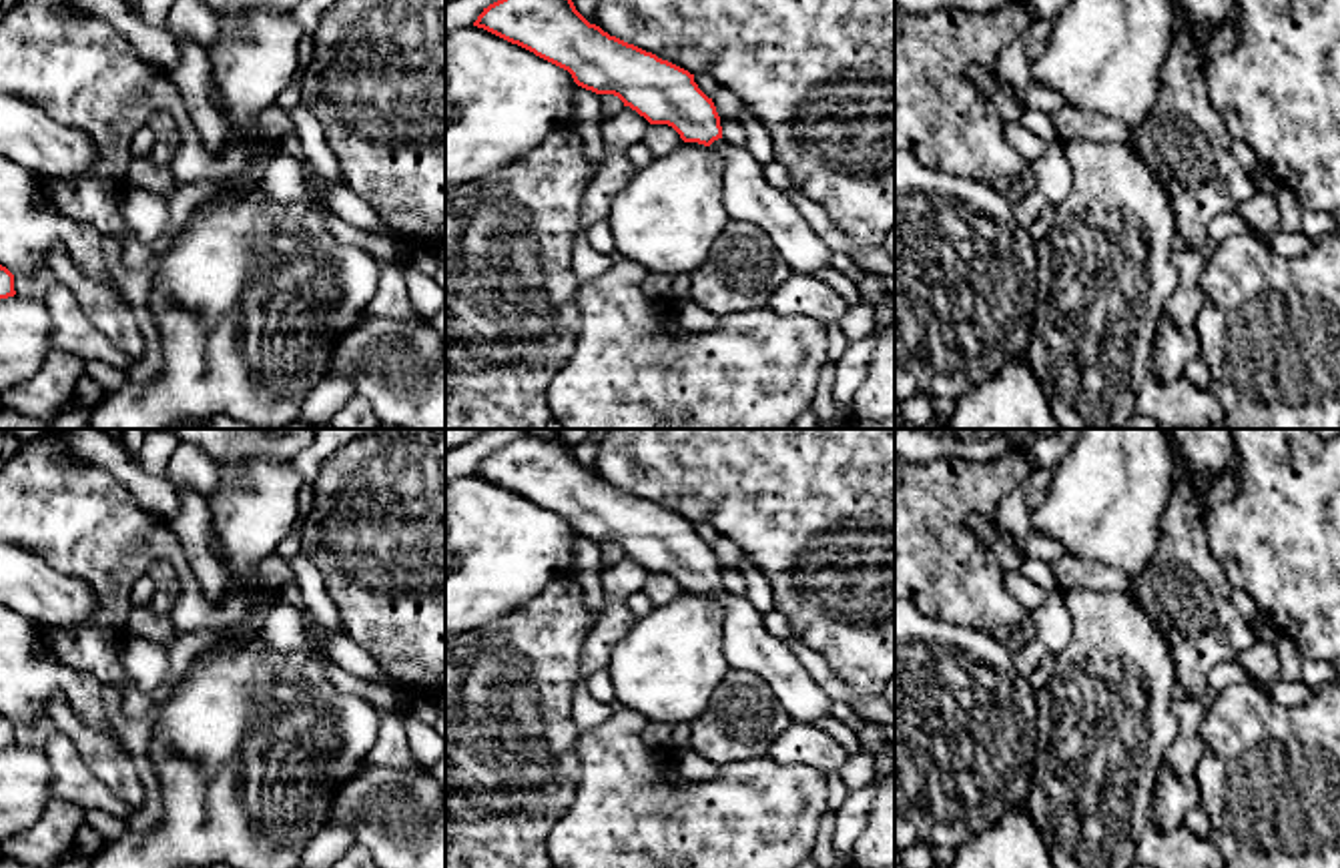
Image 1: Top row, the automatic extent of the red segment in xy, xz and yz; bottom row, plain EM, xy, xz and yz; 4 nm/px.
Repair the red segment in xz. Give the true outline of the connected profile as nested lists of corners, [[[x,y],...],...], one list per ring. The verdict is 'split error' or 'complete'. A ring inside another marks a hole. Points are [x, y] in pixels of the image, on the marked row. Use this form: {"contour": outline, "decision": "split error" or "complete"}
{"contour": [[[497,0],[483,8],[473,26],[568,70],[574,82],[586,90],[618,96],[624,106],[636,110],[650,124],[672,126],[684,142],[712,146],[724,158],[722,192],[728,214],[762,229],[794,273],[814,273],[830,267],[832,251],[786,194],[764,178],[762,164],[746,148],[722,138],[716,106],[698,88],[694,74],[590,24],[572,0]]], "decision": "split error"}

